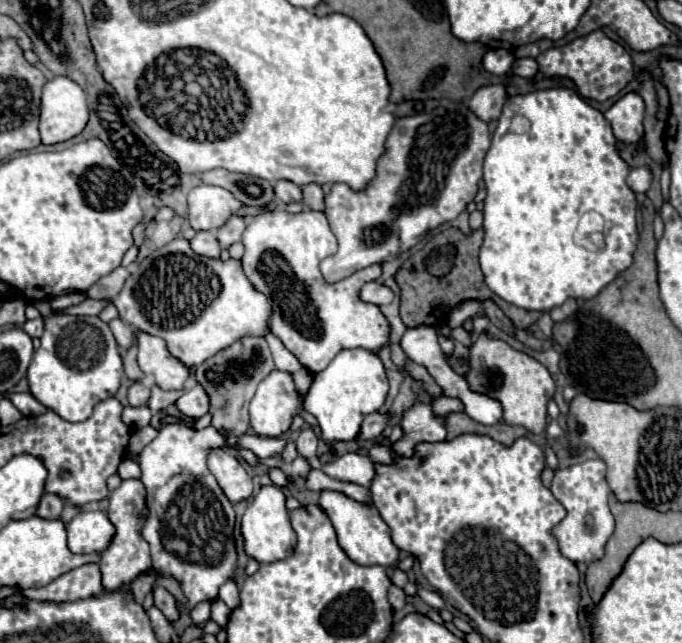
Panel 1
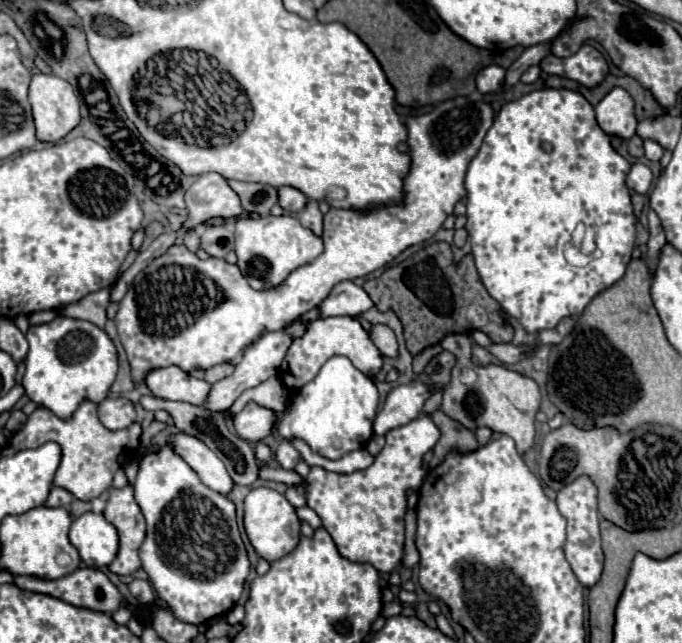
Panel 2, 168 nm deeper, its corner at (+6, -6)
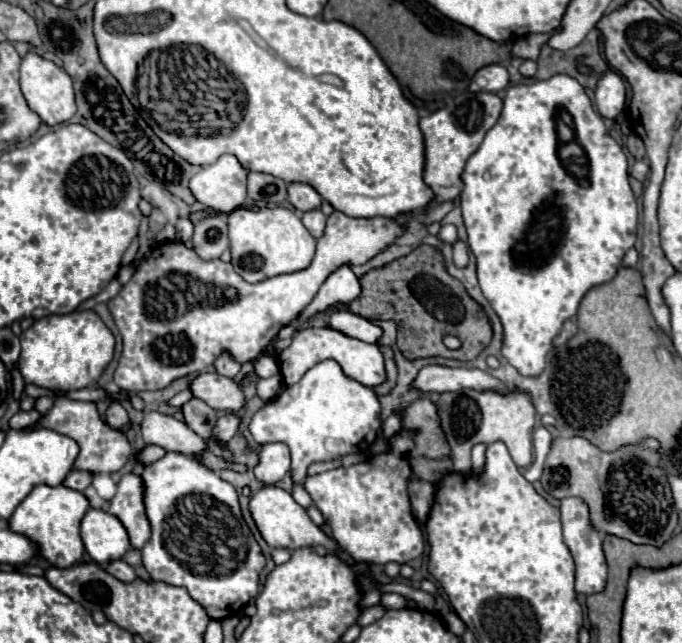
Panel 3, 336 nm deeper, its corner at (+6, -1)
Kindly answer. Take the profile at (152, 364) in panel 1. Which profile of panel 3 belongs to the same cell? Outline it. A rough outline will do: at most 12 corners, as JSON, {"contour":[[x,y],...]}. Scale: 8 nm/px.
{"contour":[[198,374],[188,390],[214,410],[238,412],[242,388],[230,378]]}

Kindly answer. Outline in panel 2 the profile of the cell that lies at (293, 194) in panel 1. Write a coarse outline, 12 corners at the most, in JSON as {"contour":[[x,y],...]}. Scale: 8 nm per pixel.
{"contour":[[280,187],[280,207],[298,213],[308,197],[294,187]]}

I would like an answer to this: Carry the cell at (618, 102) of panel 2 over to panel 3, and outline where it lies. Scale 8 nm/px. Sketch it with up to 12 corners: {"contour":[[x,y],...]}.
{"contour":[[616,72],[600,78],[596,108],[616,118],[626,104],[626,86]]}

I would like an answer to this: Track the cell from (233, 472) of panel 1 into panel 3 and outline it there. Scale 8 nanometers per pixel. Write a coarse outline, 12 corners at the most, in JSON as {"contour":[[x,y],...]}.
{"contour":[[160,412],[144,416],[142,438],[164,450],[202,458],[206,440]]}

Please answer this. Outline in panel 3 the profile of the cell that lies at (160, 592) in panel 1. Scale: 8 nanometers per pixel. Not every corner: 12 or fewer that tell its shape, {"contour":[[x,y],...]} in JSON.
{"contour":[[122,560],[110,562],[108,572],[122,582],[134,582],[136,572]]}

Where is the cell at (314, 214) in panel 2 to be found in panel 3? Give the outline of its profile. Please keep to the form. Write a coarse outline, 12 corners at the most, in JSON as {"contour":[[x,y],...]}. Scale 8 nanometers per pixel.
{"contour":[[322,210],[304,212],[302,222],[314,238],[326,226]]}

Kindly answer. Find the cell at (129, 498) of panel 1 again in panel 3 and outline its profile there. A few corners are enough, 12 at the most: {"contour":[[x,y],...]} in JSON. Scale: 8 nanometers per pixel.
{"contour":[[124,474],[108,512],[124,524],[134,550],[150,538],[142,478]]}

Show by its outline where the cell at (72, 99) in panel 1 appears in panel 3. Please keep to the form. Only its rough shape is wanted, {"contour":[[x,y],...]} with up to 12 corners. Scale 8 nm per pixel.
{"contour":[[32,52],[20,86],[44,124],[76,114],[72,78]]}

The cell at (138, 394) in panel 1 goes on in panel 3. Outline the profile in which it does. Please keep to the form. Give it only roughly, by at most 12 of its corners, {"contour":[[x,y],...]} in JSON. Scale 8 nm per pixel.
{"contour":[[110,402],[106,422],[112,428],[128,424],[128,412],[120,402]]}

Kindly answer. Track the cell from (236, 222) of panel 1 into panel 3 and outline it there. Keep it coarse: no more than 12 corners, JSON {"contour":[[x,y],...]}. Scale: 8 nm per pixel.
{"contour":[[224,214],[194,226],[194,250],[204,260],[228,248]]}

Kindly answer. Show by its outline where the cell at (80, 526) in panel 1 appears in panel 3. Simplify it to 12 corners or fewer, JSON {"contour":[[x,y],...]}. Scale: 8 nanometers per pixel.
{"contour":[[90,508],[80,524],[88,556],[98,564],[130,550],[122,522]]}

